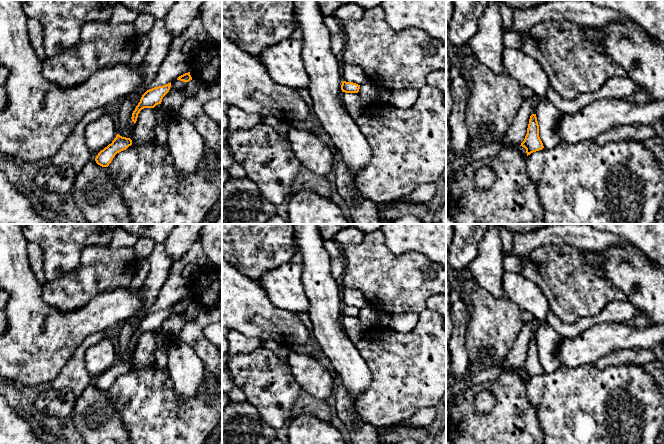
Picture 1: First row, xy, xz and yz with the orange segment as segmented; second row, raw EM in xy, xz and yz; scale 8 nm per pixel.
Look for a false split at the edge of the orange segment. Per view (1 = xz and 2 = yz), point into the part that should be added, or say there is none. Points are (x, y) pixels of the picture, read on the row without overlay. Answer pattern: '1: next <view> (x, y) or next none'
1: next none
2: next none

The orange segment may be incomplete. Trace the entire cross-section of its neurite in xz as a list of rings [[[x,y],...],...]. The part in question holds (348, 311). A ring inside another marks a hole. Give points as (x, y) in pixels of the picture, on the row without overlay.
[[[343,305],[341,309],[342,316],[345,317],[358,317],[360,313],[360,309],[353,306]]]

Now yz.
[[[532,338],[530,340],[527,358],[520,370],[526,373],[527,380],[544,372],[543,367],[539,361],[539,349],[536,338]]]

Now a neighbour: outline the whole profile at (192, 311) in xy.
[[[193,303],[190,304],[183,314],[184,320],[186,322],[195,320],[199,314],[200,310],[201,310],[200,305],[193,304]]]

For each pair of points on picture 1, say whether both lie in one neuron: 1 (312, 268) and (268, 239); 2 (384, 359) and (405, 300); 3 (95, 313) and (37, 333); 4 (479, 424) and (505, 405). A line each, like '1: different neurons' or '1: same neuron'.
1: different neurons
2: different neurons
3: same neuron
4: same neuron

